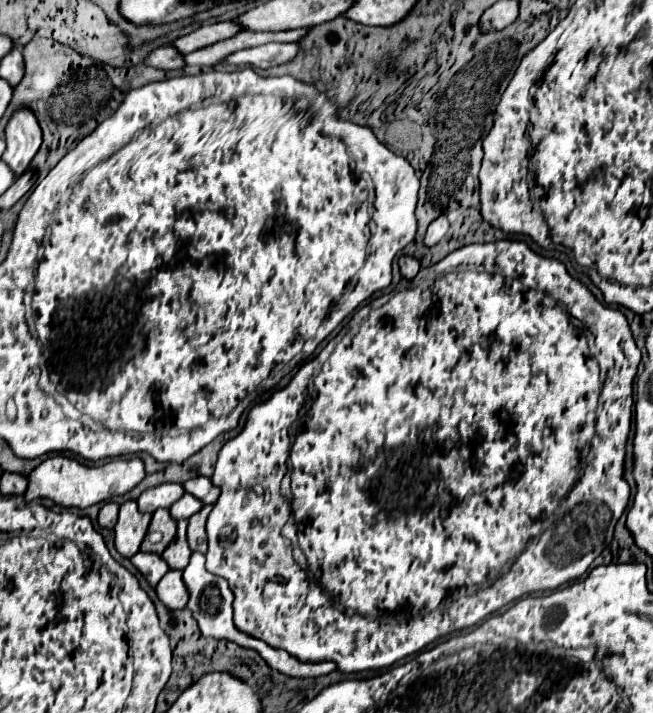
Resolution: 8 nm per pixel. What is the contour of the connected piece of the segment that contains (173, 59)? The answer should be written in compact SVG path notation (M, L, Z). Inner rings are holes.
M166 46L166 48L158 48L154 50L146 62L148 66L154 66L154 68L160 68L160 70L178 70L178 68L184 68L186 62L184 62L184 56L174 48L174 46Z

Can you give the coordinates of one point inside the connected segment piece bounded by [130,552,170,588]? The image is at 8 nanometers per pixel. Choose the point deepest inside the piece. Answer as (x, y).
(152, 566)

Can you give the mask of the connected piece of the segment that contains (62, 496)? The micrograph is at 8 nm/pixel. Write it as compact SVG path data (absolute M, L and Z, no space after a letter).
M48 458L44 460L38 468L34 468L28 476L30 484L26 490L26 500L36 500L36 498L50 498L62 508L88 508L92 504L110 500L112 496L122 496L130 492L142 478L146 476L144 464L140 458L132 460L112 460L102 466L84 466L74 458Z

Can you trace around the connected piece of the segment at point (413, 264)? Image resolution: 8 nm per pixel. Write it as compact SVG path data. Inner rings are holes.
M402 256L398 260L398 264L400 264L400 274L406 280L412 280L418 274L418 270L420 270L420 262L416 258L412 258L412 256Z

